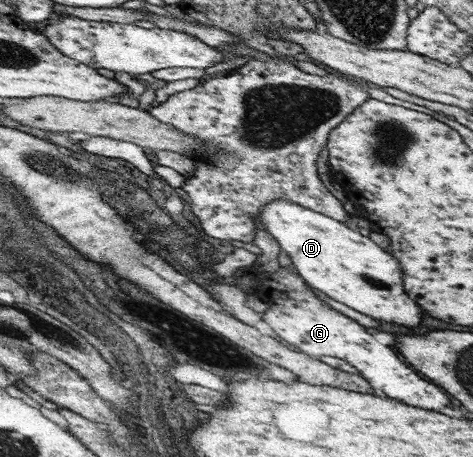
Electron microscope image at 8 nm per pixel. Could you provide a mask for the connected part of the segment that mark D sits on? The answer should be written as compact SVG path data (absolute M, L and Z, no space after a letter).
M277 199L265 206L260 220L263 220L266 232L277 241L281 252L287 253L301 278L309 280L319 292L383 322L409 328L421 324L423 310L403 292L404 266L358 230L287 199Z

